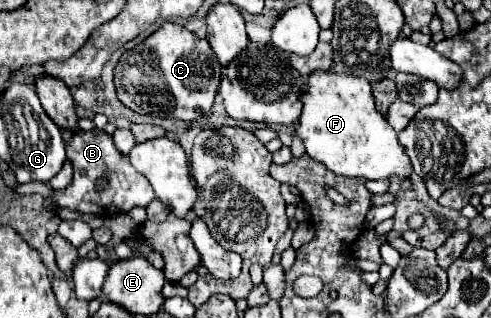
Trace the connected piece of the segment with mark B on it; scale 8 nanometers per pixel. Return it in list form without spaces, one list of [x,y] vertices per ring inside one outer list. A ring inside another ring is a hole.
[[[91,129],[91,131],[77,131],[69,141],[67,141],[67,159],[73,165],[73,181],[69,187],[55,191],[53,199],[71,211],[77,213],[93,213],[93,215],[113,215],[113,213],[127,213],[129,209],[141,205],[147,207],[153,199],[155,193],[149,185],[149,181],[129,163],[127,155],[121,155],[115,145],[111,135],[107,135],[101,129]],[[99,179],[107,179],[107,187],[103,191],[95,189],[95,183]]]

